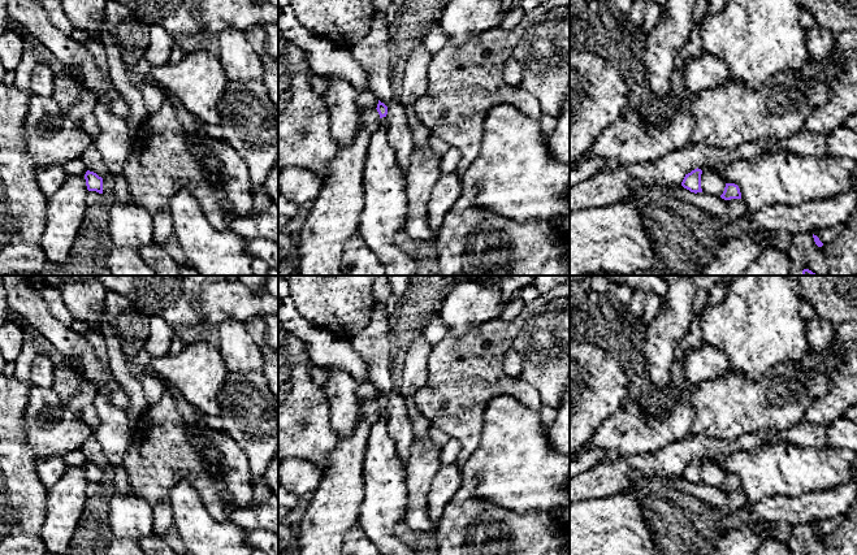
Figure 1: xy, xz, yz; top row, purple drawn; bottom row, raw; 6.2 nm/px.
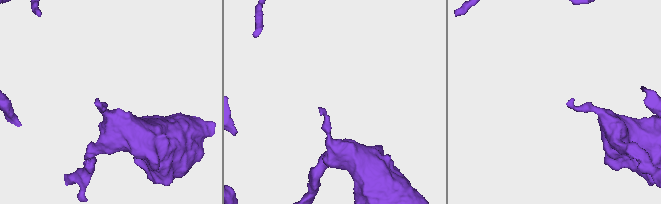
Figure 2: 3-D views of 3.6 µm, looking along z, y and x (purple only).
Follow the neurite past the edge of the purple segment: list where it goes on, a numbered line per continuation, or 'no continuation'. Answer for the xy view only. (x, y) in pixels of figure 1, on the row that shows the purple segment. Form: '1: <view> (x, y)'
no continuation

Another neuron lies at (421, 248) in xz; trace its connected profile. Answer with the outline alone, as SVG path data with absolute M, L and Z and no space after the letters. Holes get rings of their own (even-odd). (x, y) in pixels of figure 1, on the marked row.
M404 229L395 235L395 243L417 259L419 276L438 276L437 248L433 243L414 240Z

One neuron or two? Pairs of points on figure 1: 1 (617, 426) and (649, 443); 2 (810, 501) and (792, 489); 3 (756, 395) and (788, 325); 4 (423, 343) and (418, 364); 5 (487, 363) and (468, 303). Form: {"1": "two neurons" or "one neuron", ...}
{"1": "one neuron", "2": "two neurons", "3": "two neurons", "4": "one neuron", "5": "two neurons"}

